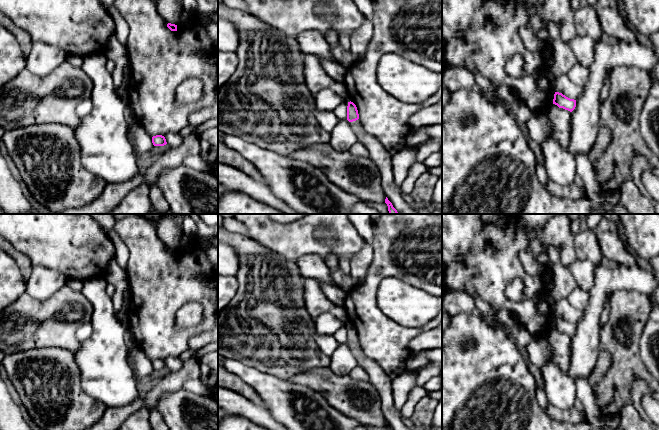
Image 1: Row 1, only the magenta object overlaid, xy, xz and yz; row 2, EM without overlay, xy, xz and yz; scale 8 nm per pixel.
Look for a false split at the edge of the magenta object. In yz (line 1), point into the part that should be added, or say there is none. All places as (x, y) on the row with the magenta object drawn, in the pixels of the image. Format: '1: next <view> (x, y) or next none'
1: next none

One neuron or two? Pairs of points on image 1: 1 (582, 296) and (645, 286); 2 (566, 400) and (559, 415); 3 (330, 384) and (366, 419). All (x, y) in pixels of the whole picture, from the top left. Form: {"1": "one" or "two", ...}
{"1": "two", "2": "two", "3": "one"}

